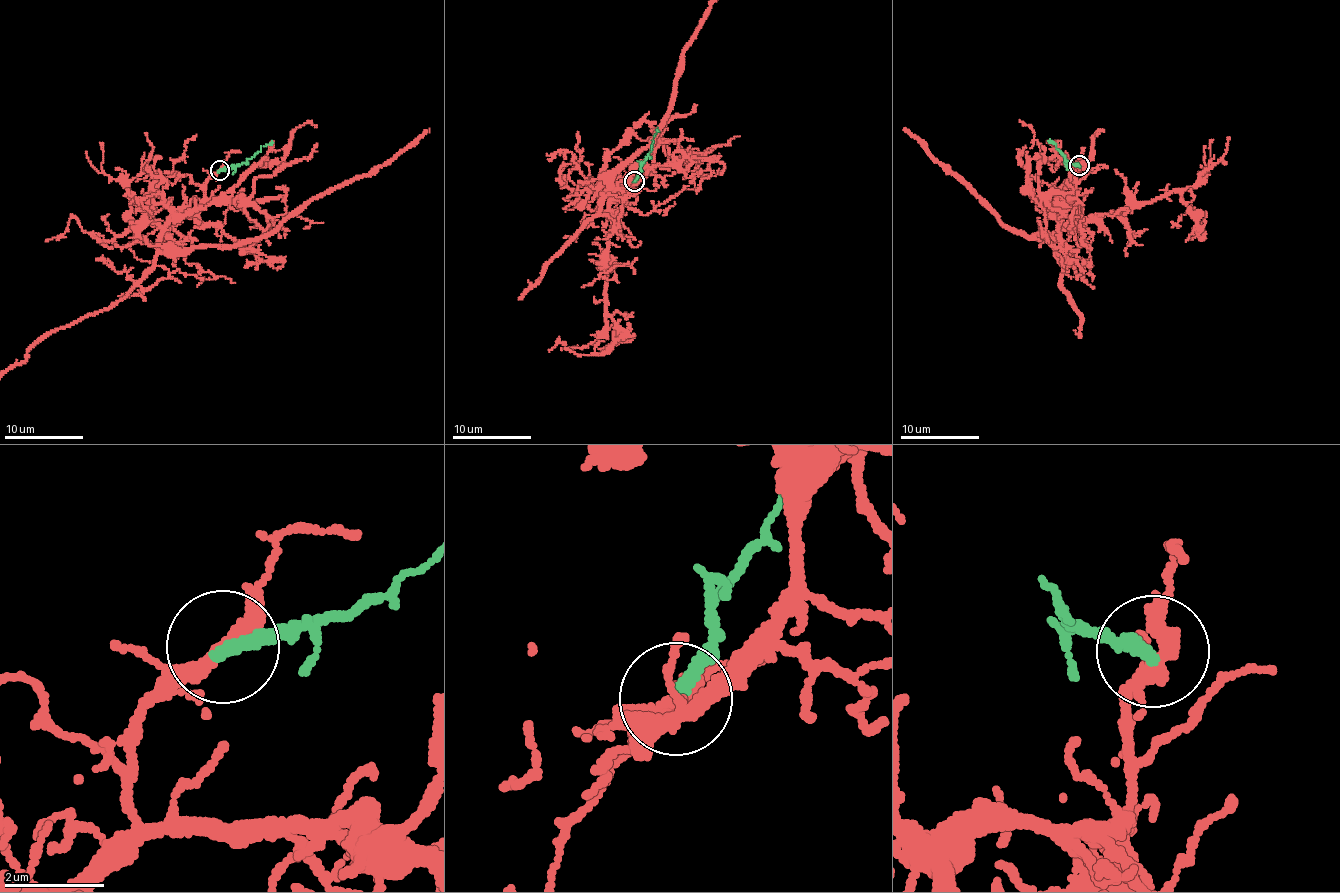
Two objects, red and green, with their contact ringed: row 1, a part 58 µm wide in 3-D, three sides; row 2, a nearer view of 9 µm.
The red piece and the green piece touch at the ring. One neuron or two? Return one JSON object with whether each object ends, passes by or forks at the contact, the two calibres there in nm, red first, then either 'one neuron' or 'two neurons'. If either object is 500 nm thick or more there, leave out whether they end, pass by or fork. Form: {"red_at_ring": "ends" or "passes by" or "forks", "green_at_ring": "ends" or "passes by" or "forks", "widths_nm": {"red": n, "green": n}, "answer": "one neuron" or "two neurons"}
{"red_at_ring": "passes by", "green_at_ring": "ends", "widths_nm": {"red": 340, "green": 320}, "answer": "one neuron"}

